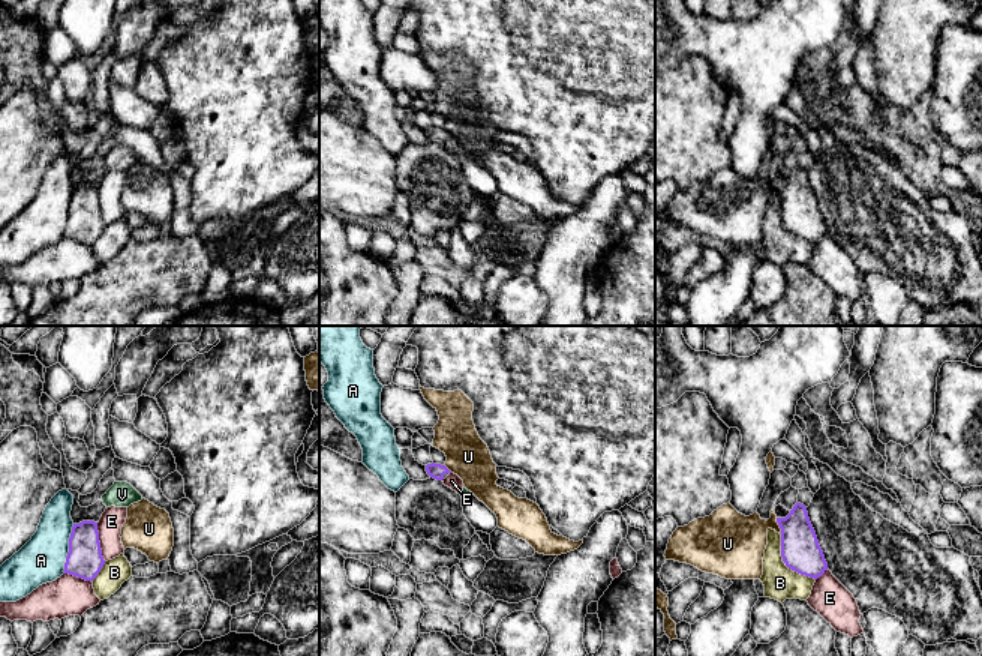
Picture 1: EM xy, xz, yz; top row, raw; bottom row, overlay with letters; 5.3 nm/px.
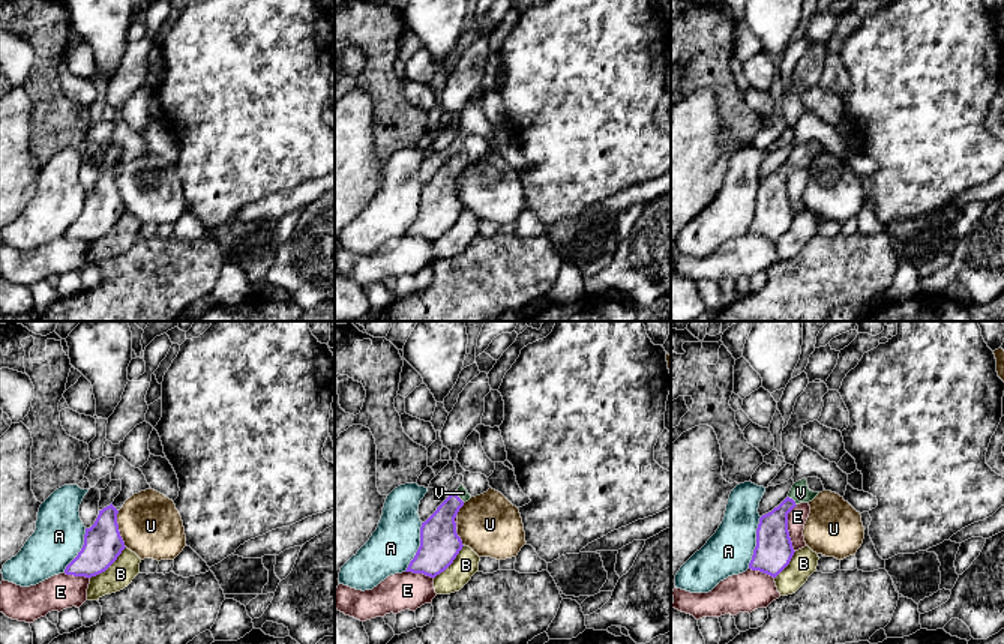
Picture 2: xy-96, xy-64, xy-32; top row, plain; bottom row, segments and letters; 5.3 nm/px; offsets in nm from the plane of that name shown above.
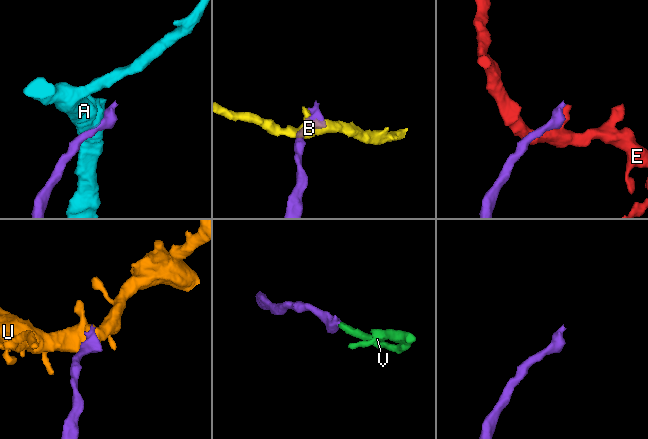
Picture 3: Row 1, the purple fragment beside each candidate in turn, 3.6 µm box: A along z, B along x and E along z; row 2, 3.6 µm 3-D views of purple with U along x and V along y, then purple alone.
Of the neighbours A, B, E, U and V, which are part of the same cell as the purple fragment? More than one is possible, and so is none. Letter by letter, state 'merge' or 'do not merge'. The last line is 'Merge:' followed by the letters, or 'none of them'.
A: do not merge
B: do not merge
E: do not merge
U: do not merge
V: merge
Merge: V

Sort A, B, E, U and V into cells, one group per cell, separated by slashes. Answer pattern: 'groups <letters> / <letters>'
groups A / B / E / U / V

